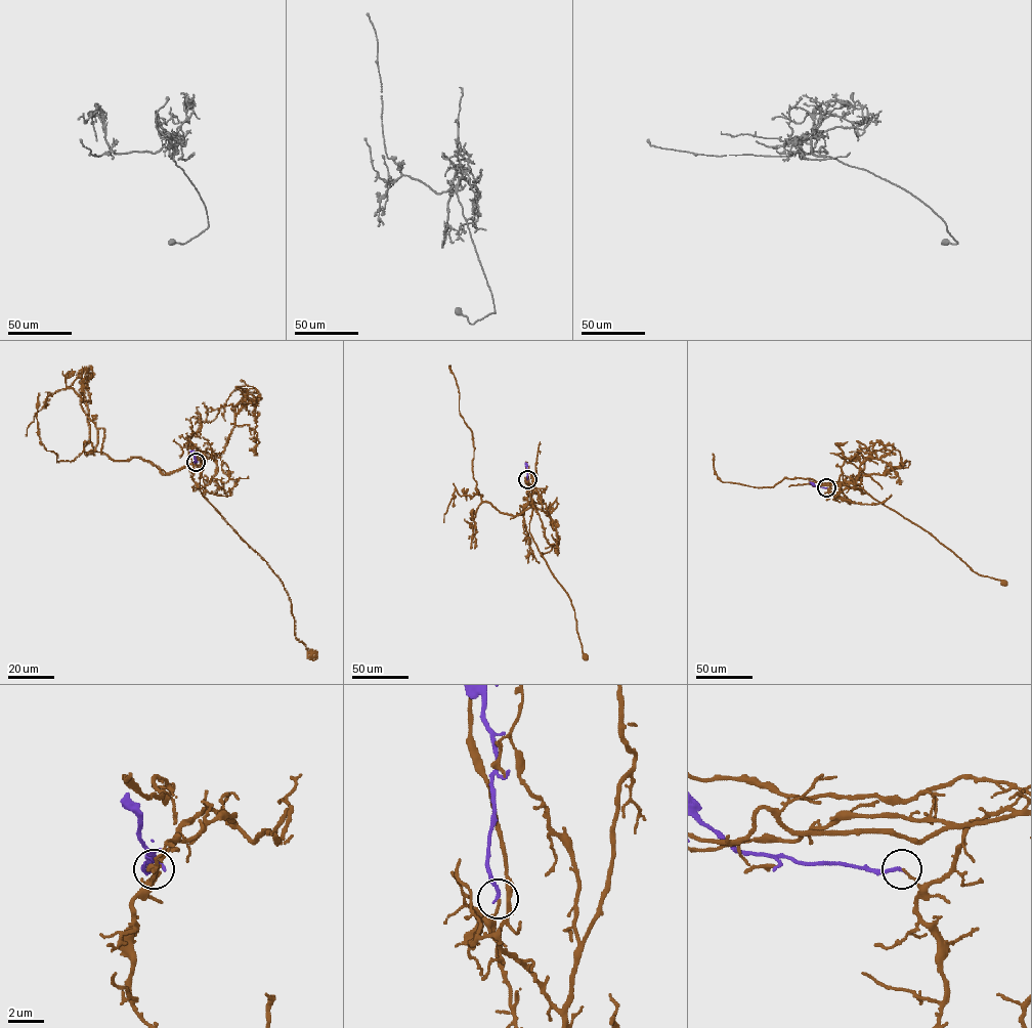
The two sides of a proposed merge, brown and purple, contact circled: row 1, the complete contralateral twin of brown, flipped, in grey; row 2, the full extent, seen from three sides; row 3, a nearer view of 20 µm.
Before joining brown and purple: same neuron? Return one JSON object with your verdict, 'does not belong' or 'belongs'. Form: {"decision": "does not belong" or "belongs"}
{"decision": "does not belong"}

